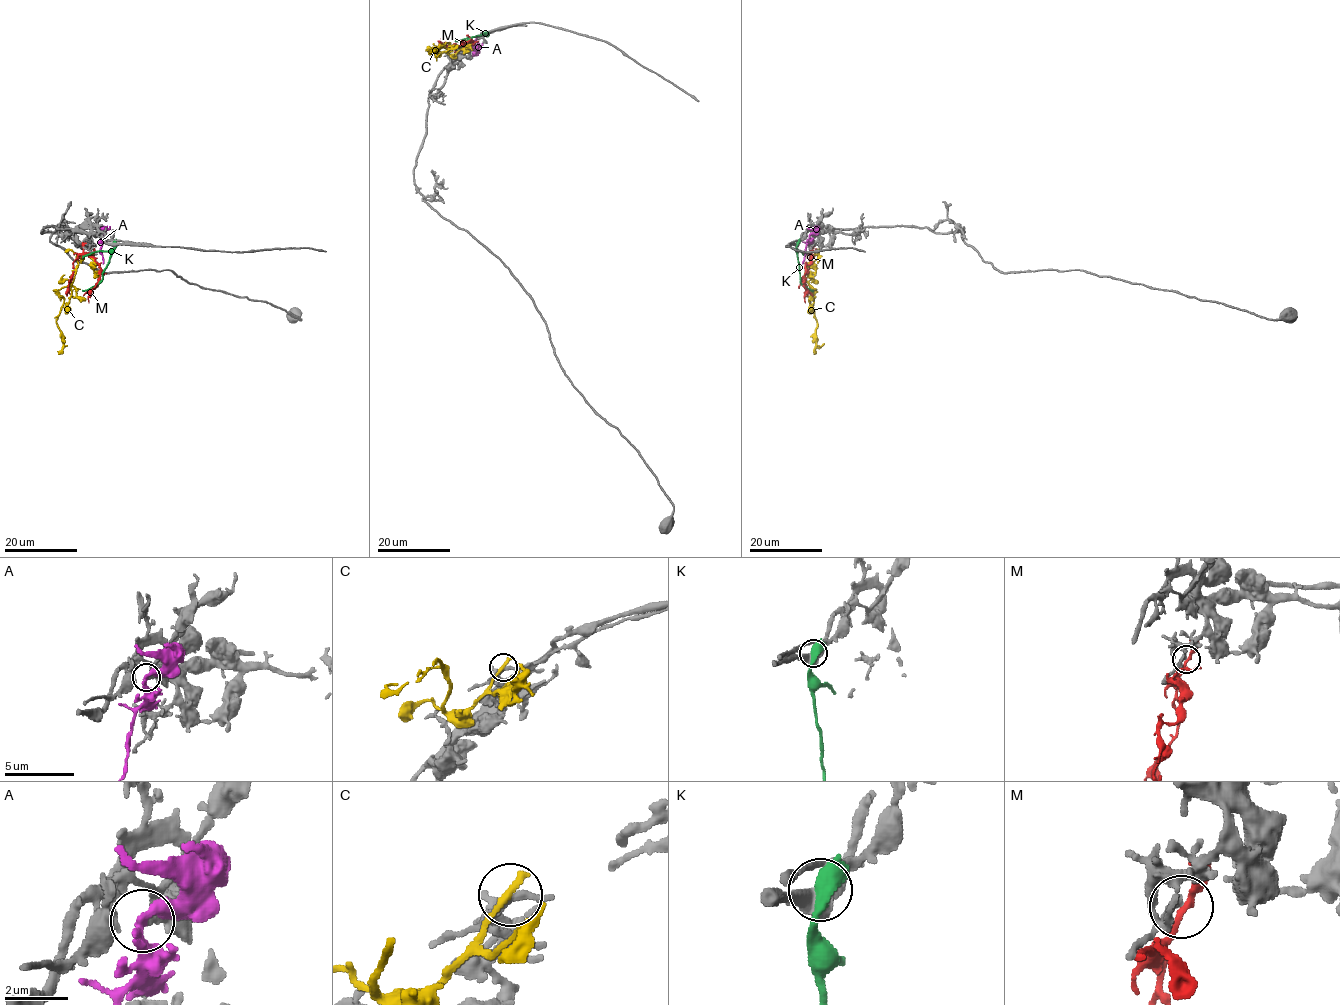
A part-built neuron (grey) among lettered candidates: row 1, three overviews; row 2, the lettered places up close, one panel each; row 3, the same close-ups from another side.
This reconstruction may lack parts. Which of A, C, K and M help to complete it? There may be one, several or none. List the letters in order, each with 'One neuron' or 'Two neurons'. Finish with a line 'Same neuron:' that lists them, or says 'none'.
A: One neuron
C: Two neurons
K: Two neurons
M: Two neurons
Same neuron: A

